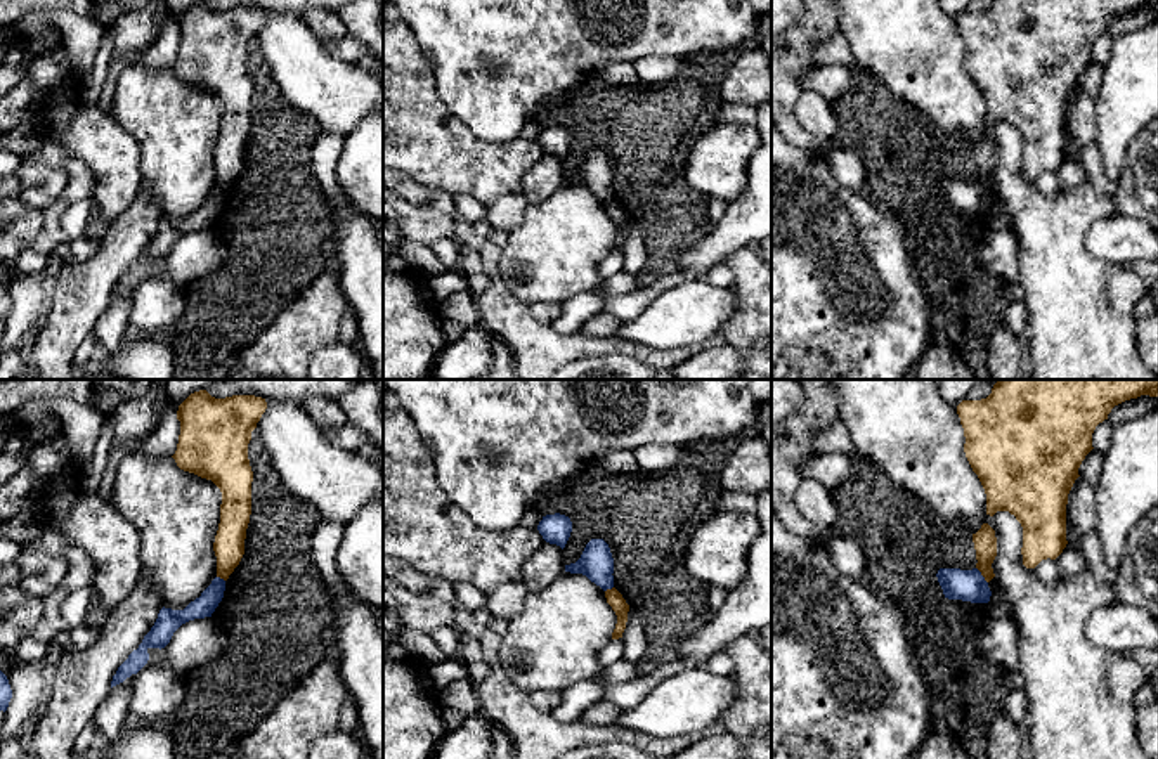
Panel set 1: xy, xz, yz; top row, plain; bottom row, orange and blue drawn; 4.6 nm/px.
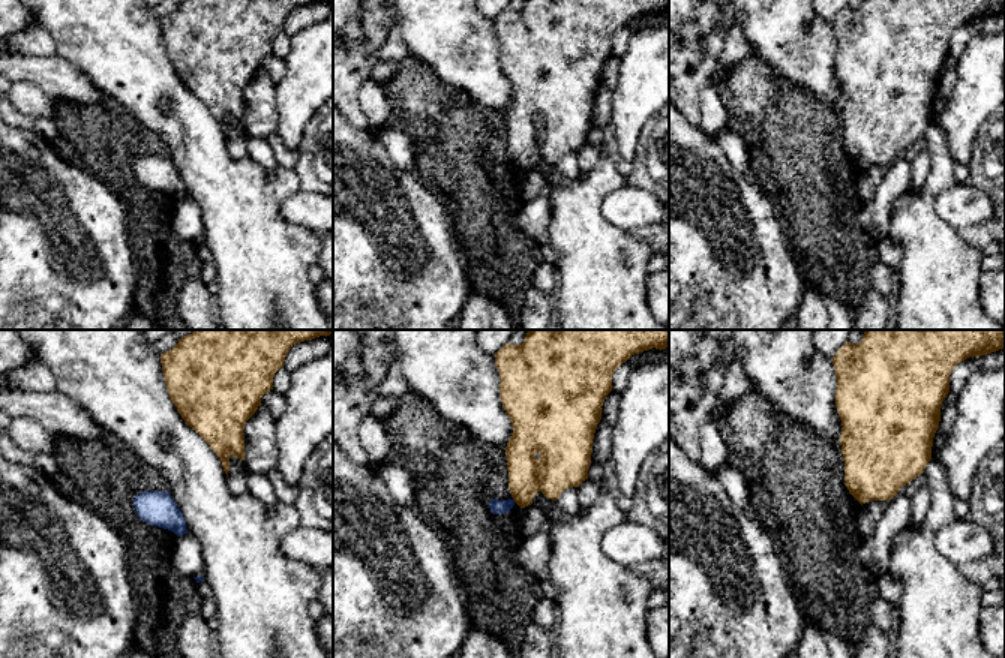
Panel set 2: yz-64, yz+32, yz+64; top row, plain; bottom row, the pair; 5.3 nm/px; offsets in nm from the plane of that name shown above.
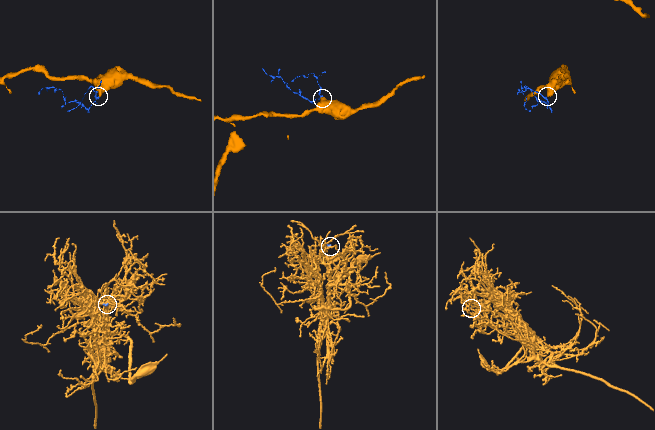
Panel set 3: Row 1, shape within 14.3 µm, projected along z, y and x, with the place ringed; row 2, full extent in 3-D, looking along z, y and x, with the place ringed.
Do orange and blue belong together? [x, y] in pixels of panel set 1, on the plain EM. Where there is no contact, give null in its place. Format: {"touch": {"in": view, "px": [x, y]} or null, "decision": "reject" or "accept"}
{"touch": {"in": "yz", "px": [982, 186]}, "decision": "reject"}

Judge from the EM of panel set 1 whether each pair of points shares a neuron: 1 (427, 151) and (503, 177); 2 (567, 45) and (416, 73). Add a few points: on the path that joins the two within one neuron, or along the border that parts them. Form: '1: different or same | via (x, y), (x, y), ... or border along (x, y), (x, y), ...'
1: same | via (446, 155), (460, 163), (484, 170)
2: different | border along (413, 33), (430, 64), (437, 96), (448, 108)

